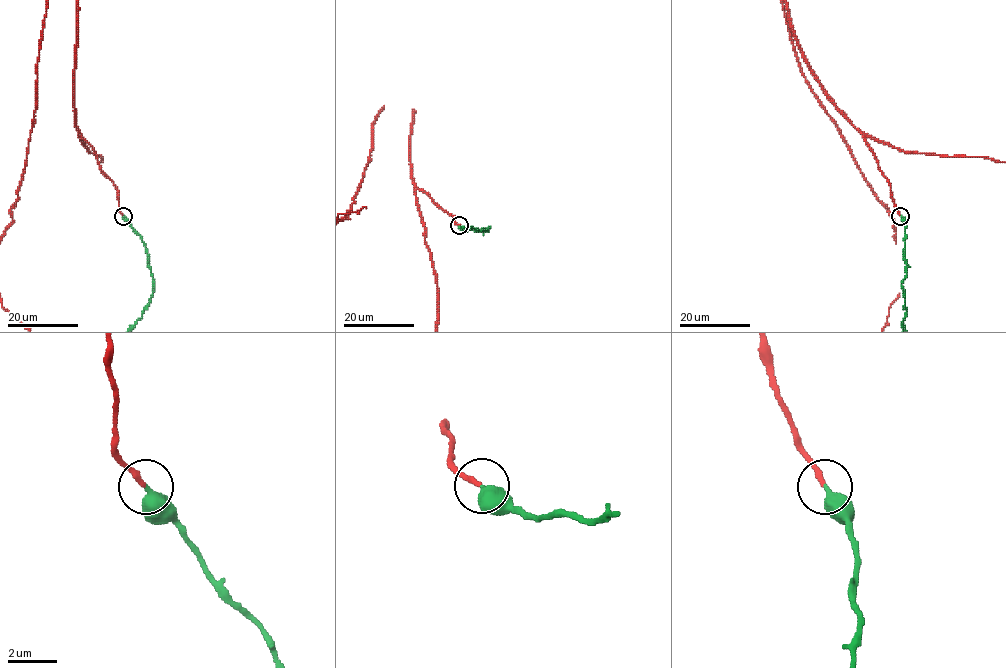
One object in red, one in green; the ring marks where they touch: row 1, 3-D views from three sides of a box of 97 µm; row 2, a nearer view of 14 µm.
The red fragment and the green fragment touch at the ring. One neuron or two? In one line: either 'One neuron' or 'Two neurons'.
One neuron

